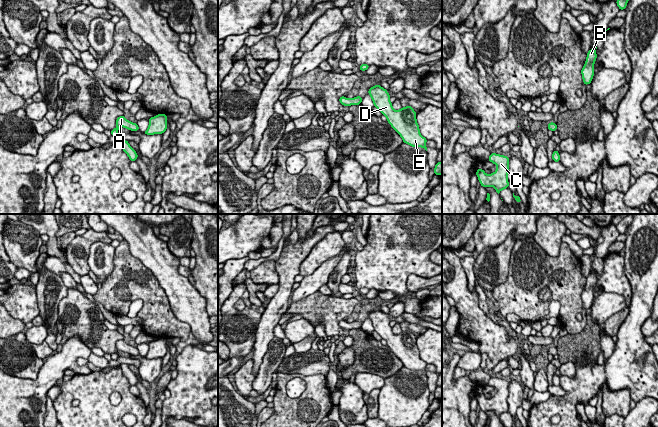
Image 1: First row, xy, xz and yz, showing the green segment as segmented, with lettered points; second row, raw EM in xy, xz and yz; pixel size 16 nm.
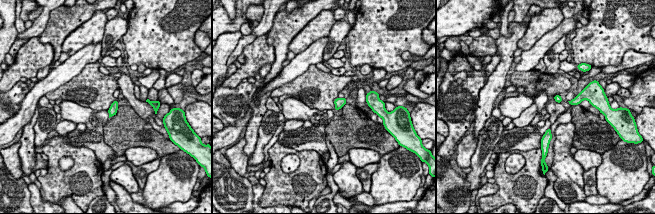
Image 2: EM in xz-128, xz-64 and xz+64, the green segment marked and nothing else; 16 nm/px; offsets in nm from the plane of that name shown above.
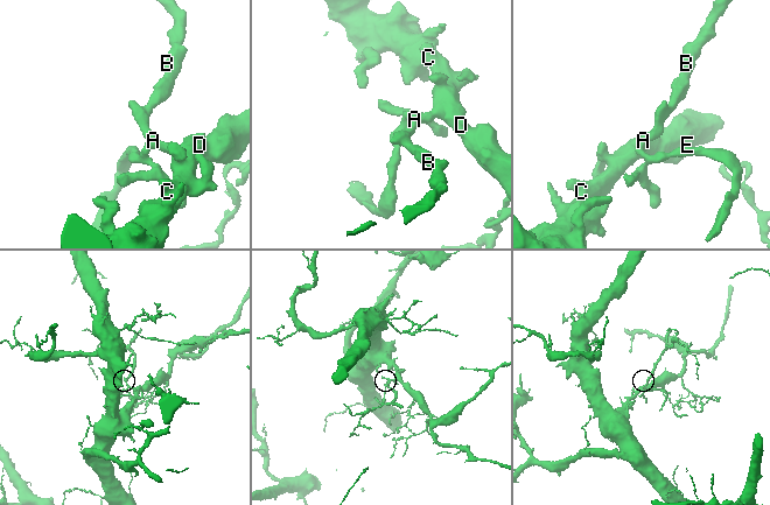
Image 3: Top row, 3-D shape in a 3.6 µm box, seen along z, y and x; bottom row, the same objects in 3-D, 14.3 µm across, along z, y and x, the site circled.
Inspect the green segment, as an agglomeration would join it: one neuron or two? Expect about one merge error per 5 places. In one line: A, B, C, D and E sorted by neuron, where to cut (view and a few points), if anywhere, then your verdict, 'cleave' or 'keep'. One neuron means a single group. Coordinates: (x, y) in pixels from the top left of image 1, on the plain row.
A B C D E; no cut; keep

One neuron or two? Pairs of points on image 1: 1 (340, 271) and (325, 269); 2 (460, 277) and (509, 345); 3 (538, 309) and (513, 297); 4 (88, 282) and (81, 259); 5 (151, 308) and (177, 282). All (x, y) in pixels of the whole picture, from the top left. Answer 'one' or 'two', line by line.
1: two
2: one
3: one
4: two
5: two

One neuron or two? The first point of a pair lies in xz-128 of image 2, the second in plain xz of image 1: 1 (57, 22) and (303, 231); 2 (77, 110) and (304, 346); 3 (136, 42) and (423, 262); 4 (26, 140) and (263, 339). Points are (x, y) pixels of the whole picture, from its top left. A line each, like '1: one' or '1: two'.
1: two
2: two
3: one
4: one

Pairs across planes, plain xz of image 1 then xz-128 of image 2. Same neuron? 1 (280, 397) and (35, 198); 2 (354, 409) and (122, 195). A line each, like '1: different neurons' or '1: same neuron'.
1: different neurons
2: different neurons

